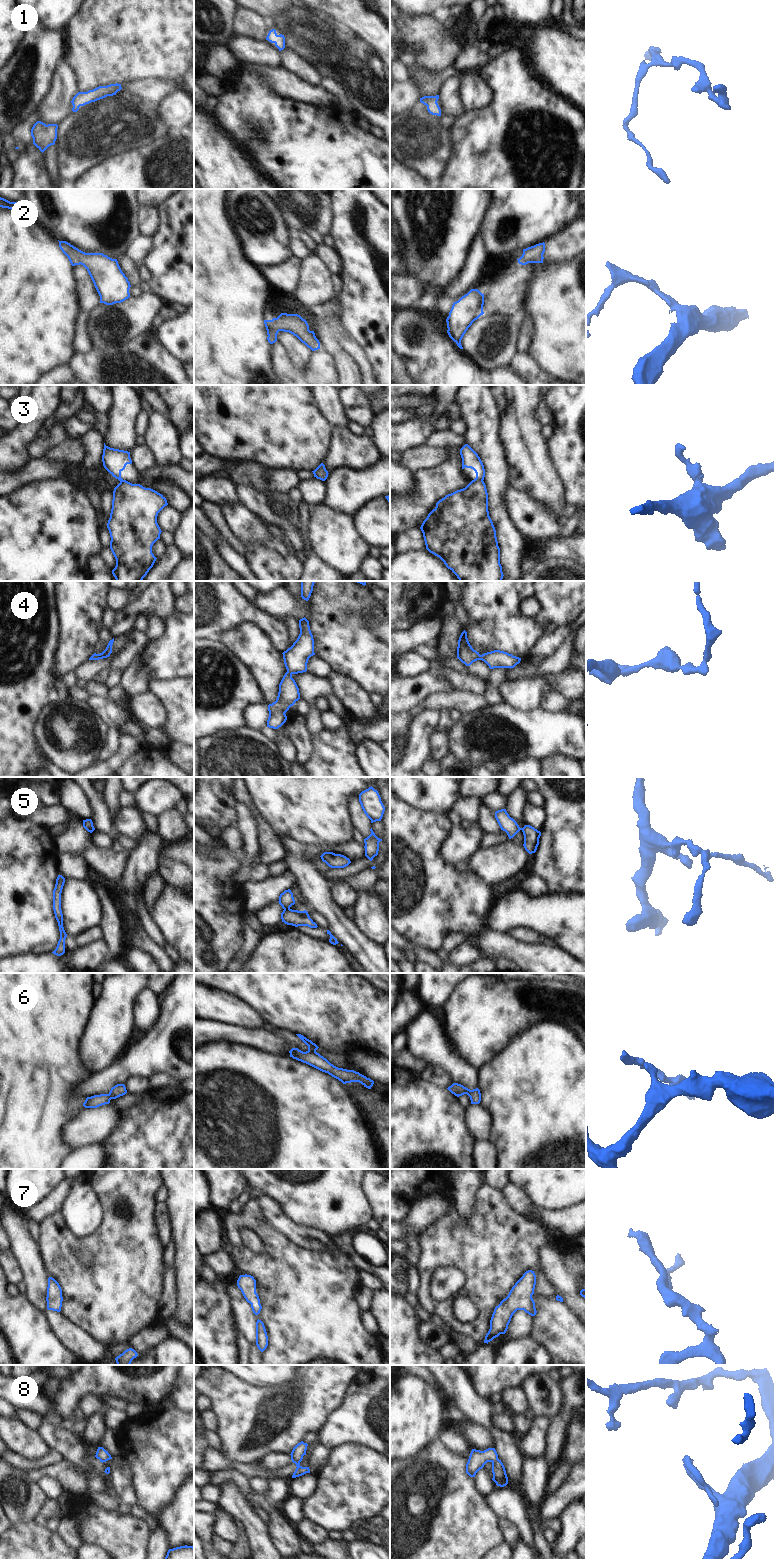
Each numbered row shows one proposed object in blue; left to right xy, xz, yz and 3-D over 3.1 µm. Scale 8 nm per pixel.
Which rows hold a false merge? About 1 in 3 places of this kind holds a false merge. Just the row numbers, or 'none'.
3, 5

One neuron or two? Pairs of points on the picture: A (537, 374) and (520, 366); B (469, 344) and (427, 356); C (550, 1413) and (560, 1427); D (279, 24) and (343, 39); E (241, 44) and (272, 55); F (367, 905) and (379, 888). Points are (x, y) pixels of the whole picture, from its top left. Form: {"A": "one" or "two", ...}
{"A": "one", "B": "two", "C": "two", "D": "one", "E": "one", "F": "two"}

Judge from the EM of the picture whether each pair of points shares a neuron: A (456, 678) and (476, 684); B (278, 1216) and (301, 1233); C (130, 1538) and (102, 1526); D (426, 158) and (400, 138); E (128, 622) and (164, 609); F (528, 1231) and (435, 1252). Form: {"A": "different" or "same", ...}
{"A": "same", "B": "same", "C": "same", "D": "same", "E": "same", "F": "same"}

